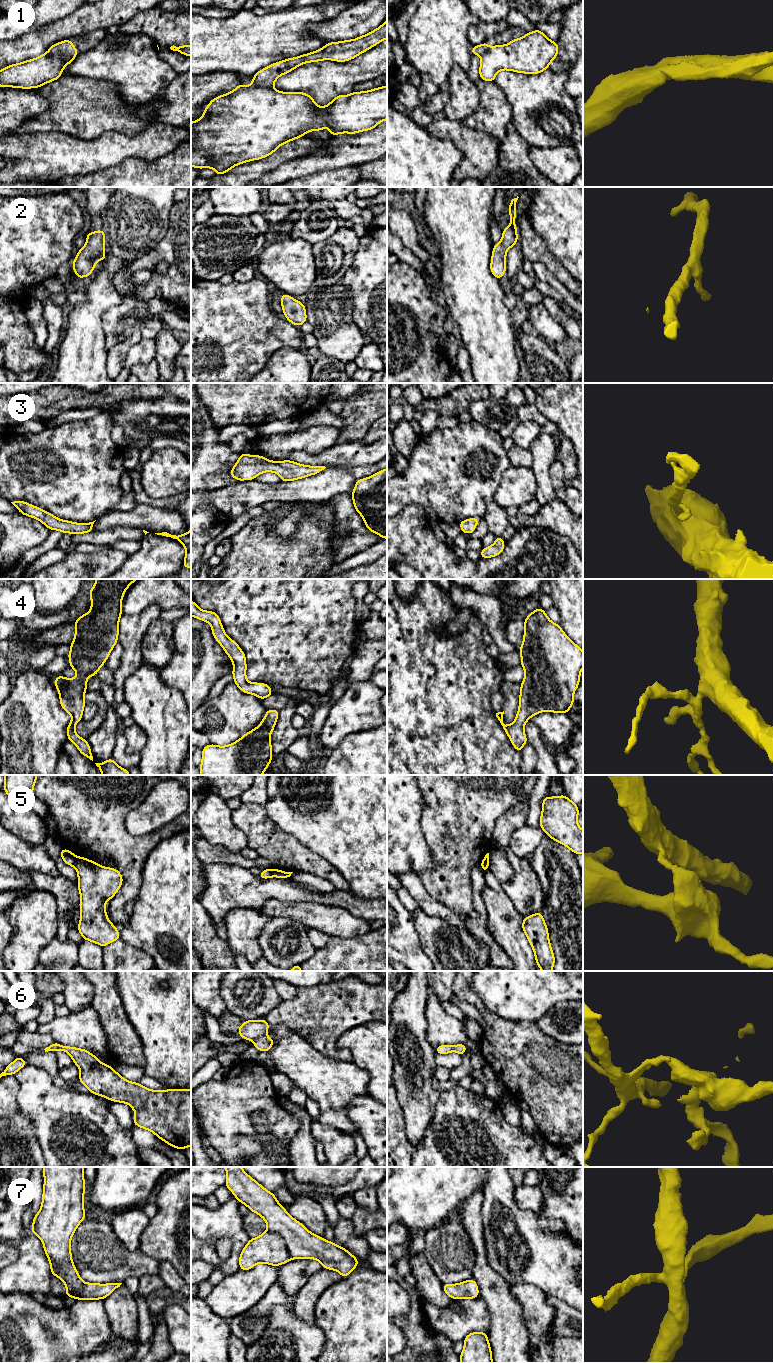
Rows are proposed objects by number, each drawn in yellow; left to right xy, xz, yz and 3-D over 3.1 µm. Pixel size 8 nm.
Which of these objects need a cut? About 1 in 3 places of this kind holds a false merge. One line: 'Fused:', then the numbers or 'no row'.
Fused: 1, 5, 6

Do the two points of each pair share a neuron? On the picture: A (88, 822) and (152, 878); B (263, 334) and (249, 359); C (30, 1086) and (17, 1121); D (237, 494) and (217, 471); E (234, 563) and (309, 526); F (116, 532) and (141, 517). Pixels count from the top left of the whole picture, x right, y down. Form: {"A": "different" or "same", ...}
{"A": "different", "B": "same", "C": "different", "D": "different", "E": "same", "F": "different"}

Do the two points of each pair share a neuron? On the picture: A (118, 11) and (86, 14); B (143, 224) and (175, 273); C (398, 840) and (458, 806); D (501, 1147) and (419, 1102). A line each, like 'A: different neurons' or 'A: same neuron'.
A: same neuron
B: different neurons
C: different neurons
D: different neurons

